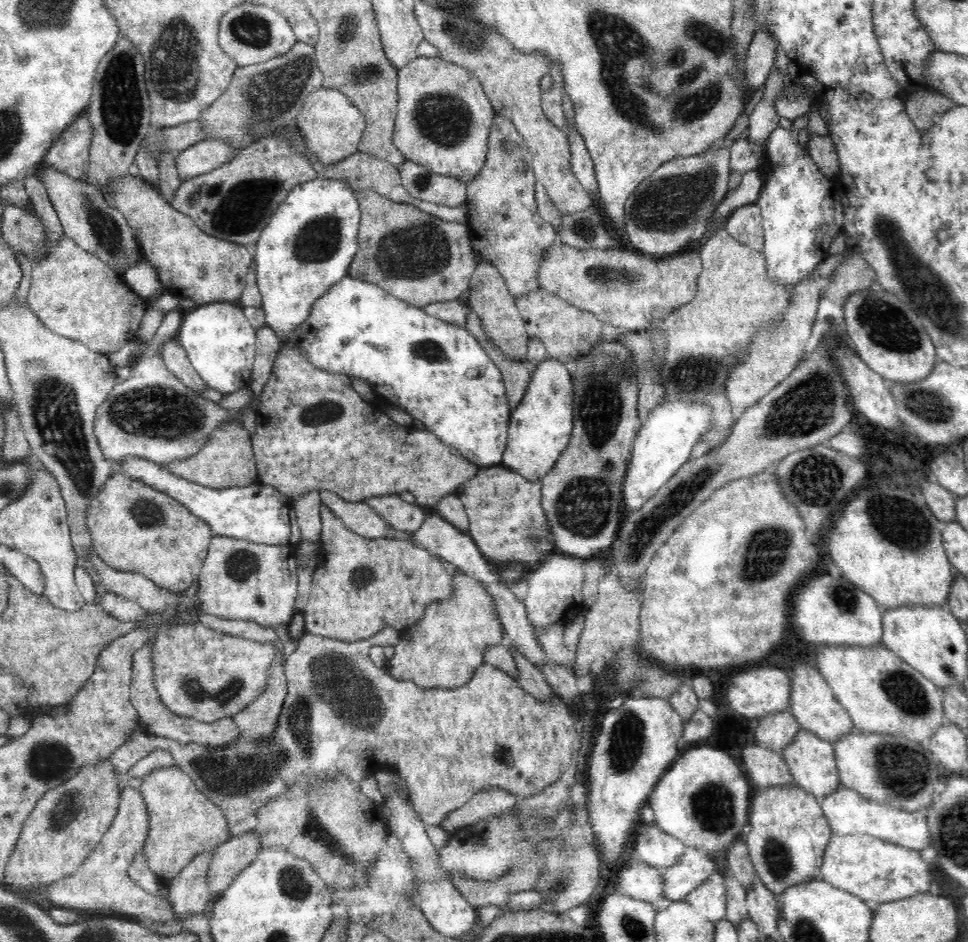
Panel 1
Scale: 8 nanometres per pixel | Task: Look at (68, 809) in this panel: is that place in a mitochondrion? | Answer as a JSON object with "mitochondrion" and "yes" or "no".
{"mitochondrion":"yes"}

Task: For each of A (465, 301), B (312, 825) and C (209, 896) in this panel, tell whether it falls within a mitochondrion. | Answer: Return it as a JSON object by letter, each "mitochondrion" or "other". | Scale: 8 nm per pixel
{"A":"other","B":"mitochondrion","C":"other"}

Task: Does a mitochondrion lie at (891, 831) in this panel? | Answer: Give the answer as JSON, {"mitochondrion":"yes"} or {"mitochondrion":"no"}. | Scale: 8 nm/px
{"mitochondrion":"no"}

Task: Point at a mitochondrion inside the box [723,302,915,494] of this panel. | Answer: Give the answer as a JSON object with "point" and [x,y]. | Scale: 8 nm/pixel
{"point":[809,405]}

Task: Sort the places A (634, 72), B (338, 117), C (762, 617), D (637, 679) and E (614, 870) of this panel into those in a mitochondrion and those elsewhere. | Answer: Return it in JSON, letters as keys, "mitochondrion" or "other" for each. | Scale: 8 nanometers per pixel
{"A":"mitochondrion","B":"other","C":"other","D":"mitochondrion","E":"other"}

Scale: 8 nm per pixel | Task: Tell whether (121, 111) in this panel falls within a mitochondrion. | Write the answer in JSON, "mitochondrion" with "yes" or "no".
{"mitochondrion":"yes"}

